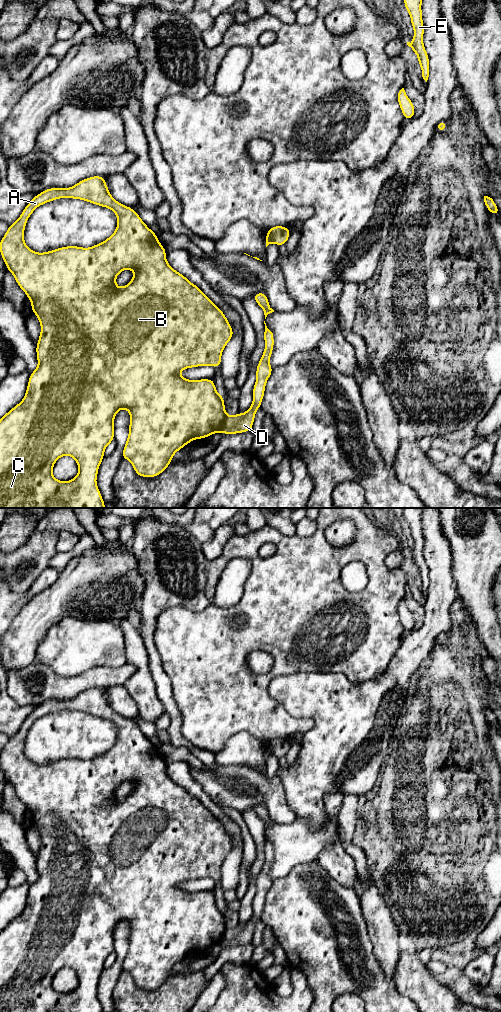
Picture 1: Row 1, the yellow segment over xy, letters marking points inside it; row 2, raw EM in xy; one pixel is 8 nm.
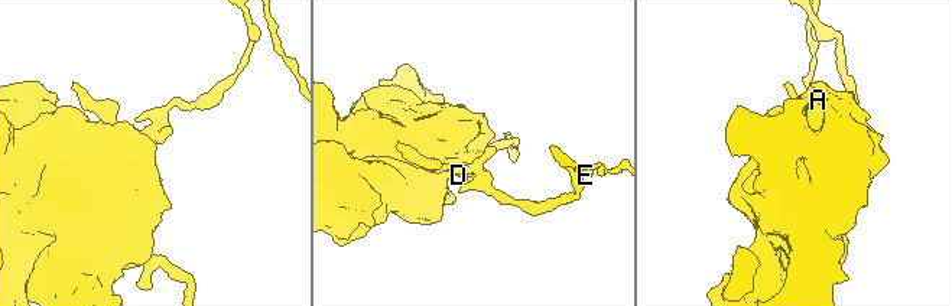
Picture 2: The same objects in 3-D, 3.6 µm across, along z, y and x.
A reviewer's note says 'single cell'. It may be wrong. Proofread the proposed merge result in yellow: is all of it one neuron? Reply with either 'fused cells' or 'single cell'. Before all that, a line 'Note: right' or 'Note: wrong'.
Note: wrong
fused cells

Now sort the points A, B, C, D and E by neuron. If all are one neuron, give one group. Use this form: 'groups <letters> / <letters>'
groups A B C D / E

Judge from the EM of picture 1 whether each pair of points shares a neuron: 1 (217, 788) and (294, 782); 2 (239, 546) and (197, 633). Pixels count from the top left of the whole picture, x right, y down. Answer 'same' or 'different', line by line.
1: different
2: same

